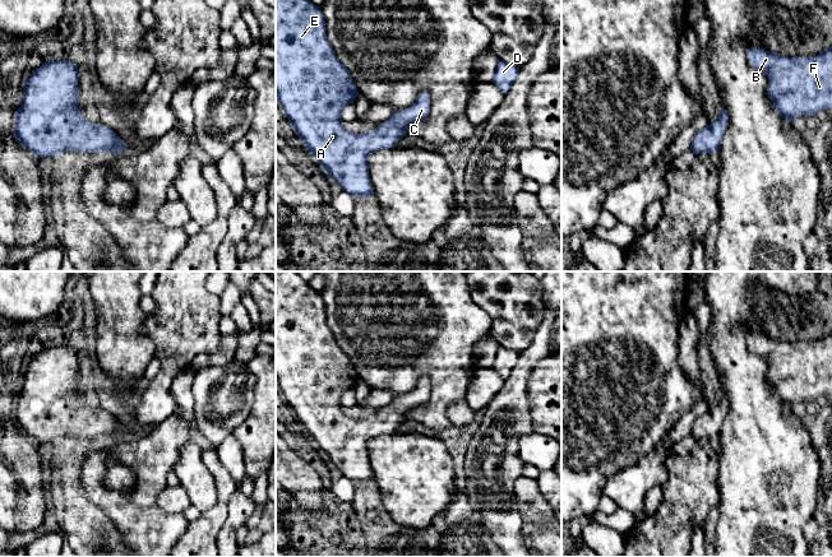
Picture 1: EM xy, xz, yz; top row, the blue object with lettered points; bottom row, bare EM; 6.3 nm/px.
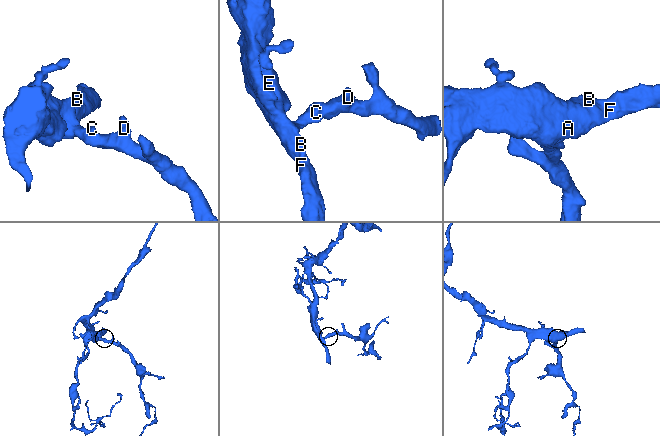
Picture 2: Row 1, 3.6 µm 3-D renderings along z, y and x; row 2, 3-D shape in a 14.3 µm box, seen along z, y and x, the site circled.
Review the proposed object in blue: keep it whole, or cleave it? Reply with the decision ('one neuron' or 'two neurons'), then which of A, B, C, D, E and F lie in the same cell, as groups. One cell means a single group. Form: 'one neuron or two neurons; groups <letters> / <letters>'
one neuron; groups A B C D E F

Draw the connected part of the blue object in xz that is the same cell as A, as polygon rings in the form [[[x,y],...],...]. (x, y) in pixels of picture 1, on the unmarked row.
[[[276,271],[276,385],[296,421],[320,452],[343,477],[353,483],[374,482],[369,461],[368,442],[380,435],[389,435],[407,421],[408,409],[425,404],[430,396],[427,377],[416,387],[371,417],[357,419],[343,413],[341,399],[353,389],[359,376],[348,356],[337,344],[327,321],[324,301],[296,271]]]

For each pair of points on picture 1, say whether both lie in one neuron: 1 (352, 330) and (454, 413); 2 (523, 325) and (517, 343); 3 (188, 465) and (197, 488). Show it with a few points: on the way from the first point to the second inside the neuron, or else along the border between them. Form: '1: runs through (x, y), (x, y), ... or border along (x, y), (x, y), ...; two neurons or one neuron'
1: border along (465, 398), (456, 399), (449, 405), (451, 426); two neurons
2: runs through (520, 329), (517, 339); one neuron
3: runs through (190, 470), (197, 483); one neuron

